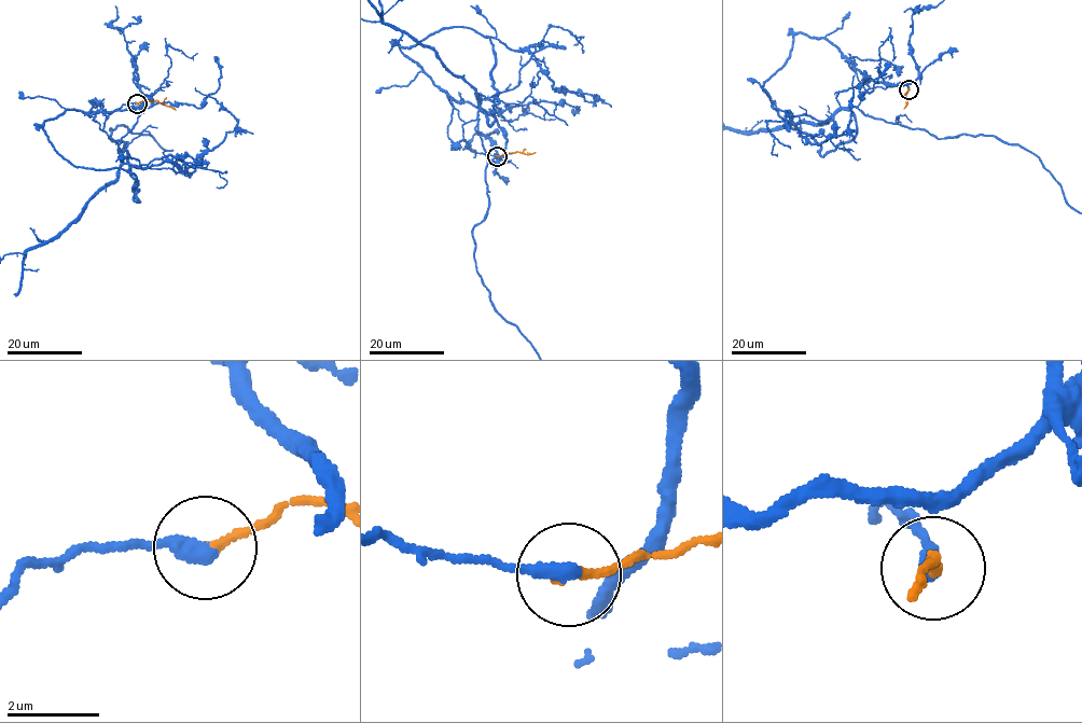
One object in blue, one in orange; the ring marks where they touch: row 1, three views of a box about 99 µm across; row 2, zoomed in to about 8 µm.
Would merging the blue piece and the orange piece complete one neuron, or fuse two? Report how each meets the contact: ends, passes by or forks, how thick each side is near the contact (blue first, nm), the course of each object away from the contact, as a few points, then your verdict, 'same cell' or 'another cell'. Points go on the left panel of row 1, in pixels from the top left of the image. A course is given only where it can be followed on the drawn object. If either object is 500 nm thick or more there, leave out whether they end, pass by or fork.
blue ends | orange ends | 380/200 nm | orange via (137, 102), (157, 100), (176, 110) | same cell

